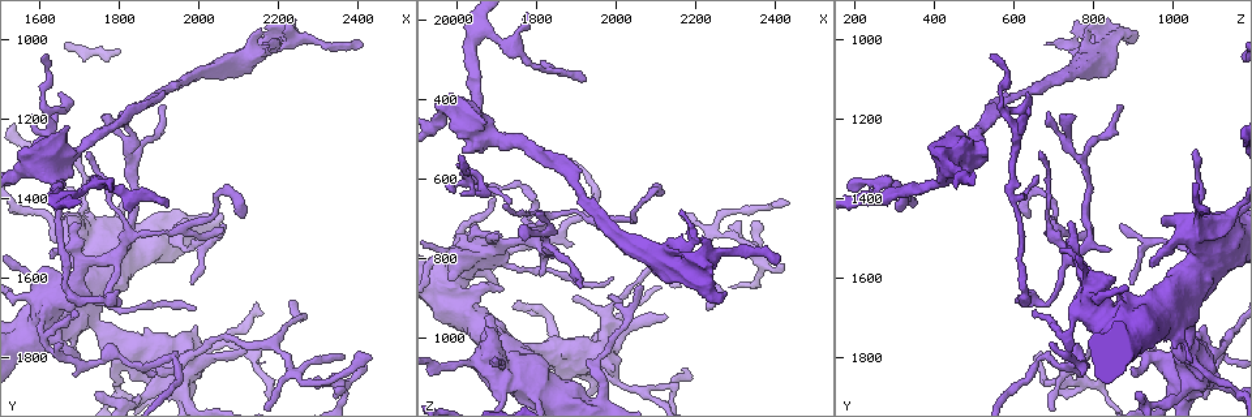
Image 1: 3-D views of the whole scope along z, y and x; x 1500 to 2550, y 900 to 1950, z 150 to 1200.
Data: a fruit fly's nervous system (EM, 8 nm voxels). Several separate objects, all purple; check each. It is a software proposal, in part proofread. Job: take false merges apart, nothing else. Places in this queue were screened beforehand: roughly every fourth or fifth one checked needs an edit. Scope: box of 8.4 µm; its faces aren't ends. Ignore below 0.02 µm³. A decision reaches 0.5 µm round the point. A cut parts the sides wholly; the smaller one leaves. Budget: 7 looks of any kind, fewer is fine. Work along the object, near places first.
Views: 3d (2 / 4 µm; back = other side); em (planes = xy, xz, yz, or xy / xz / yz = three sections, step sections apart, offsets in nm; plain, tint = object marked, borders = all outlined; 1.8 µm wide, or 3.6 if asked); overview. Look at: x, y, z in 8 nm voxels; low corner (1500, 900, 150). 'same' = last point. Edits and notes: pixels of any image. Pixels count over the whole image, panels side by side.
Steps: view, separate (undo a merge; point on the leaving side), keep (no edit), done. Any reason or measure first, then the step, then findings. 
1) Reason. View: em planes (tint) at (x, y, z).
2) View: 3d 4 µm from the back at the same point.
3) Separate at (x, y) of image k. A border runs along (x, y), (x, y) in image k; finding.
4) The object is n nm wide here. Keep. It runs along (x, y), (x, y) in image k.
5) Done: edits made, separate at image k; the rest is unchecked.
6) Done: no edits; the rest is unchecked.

Thin arm on a thick one. View: em 3.6 µm planes (tint) at (1590, 1720, 855).

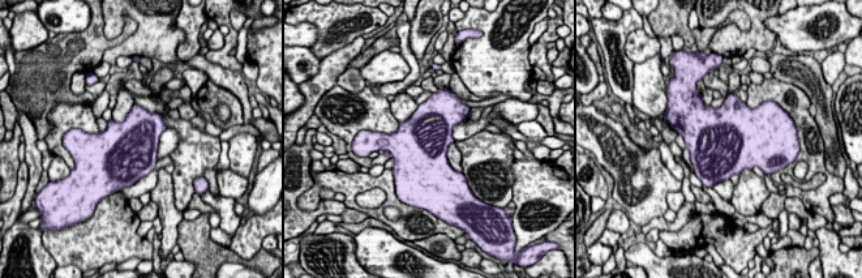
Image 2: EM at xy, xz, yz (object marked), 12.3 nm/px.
Keep. All the same neuron.

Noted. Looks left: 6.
View: em yz step 8 (tint) at (1790, 1550, 750).

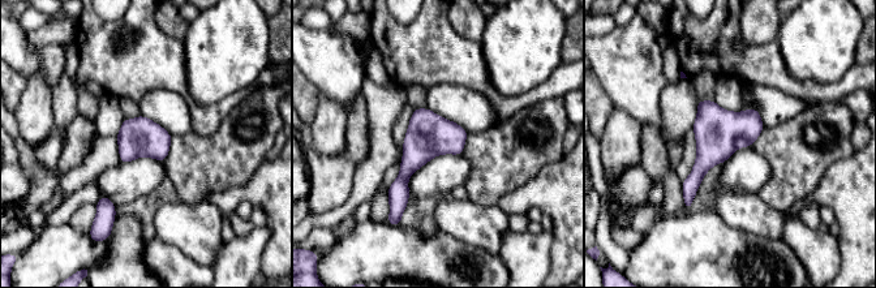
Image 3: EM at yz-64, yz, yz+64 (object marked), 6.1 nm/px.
The object is 240 nm wide here. Keep. Continuous, no second neuron.

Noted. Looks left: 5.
Thick turns thin. View: 3d 4 µm at (1755, 1505, 1110).

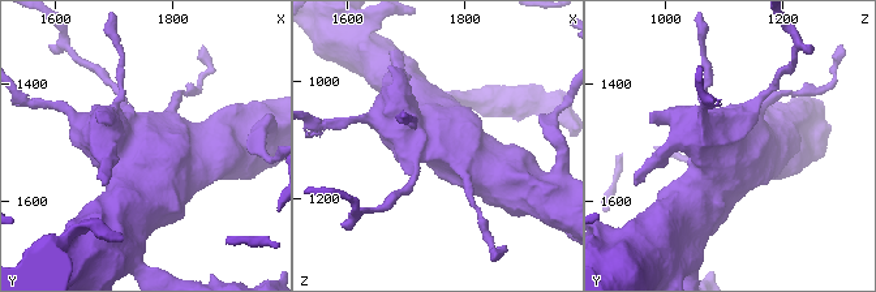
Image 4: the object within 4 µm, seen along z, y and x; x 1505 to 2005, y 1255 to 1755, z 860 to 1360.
Need the tissue. View: em 3.6 µm xz step 8 (tint) at (1750, 1495, 1105).

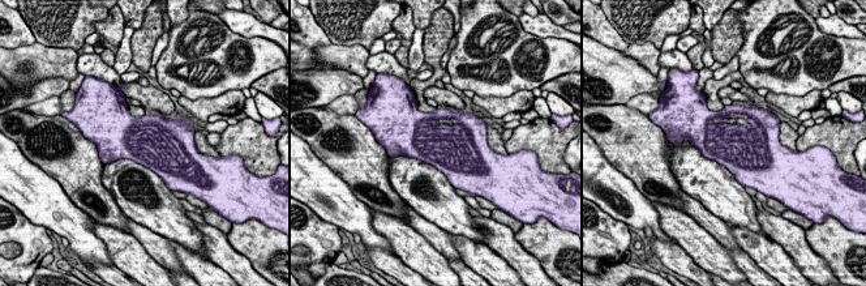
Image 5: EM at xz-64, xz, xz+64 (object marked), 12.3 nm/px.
View: em 3.6 µm planes (tint) at the same point.

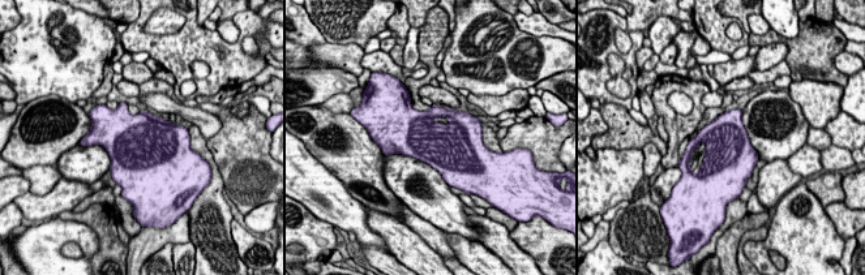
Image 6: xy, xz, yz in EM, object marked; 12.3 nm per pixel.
The object is 600 nm wide here. Keep. All the same neuron.

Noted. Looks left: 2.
Done: no edits; the rest is unchecked.

